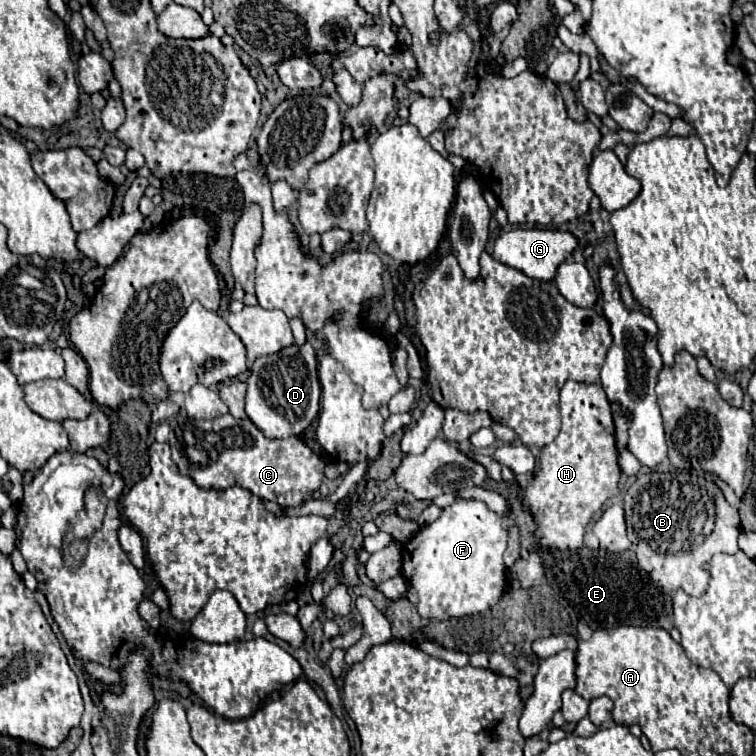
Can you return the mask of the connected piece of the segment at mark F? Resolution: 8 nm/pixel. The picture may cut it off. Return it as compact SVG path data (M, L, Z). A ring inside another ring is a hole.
M461 499L445 507L439 519L435 519L431 525L421 527L417 535L403 545L401 571L419 593L419 603L417 603L419 615L427 619L449 619L449 617L481 613L497 605L507 585L507 569L503 565L505 549L507 549L505 517L493 513L483 501Z

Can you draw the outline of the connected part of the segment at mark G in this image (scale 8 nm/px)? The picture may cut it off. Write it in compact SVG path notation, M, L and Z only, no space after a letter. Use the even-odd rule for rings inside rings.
M511 229L495 239L492 257L497 261L519 269L527 277L553 281L557 267L575 251L579 241L569 231L555 231L555 229Z

